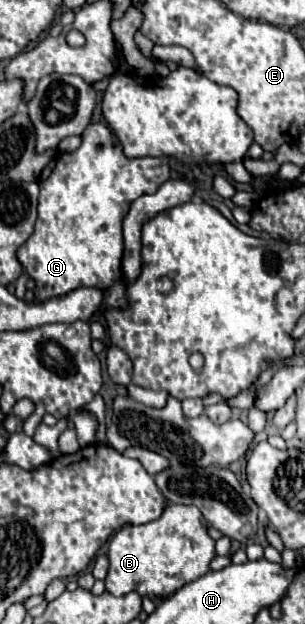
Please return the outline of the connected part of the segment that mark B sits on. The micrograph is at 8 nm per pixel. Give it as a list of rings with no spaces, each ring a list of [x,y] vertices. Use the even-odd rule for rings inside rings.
[[[169,505],[157,521],[119,529],[109,543],[109,573],[105,587],[113,595],[137,591],[141,597],[161,599],[209,571],[215,541],[207,533],[201,511],[193,505]]]

